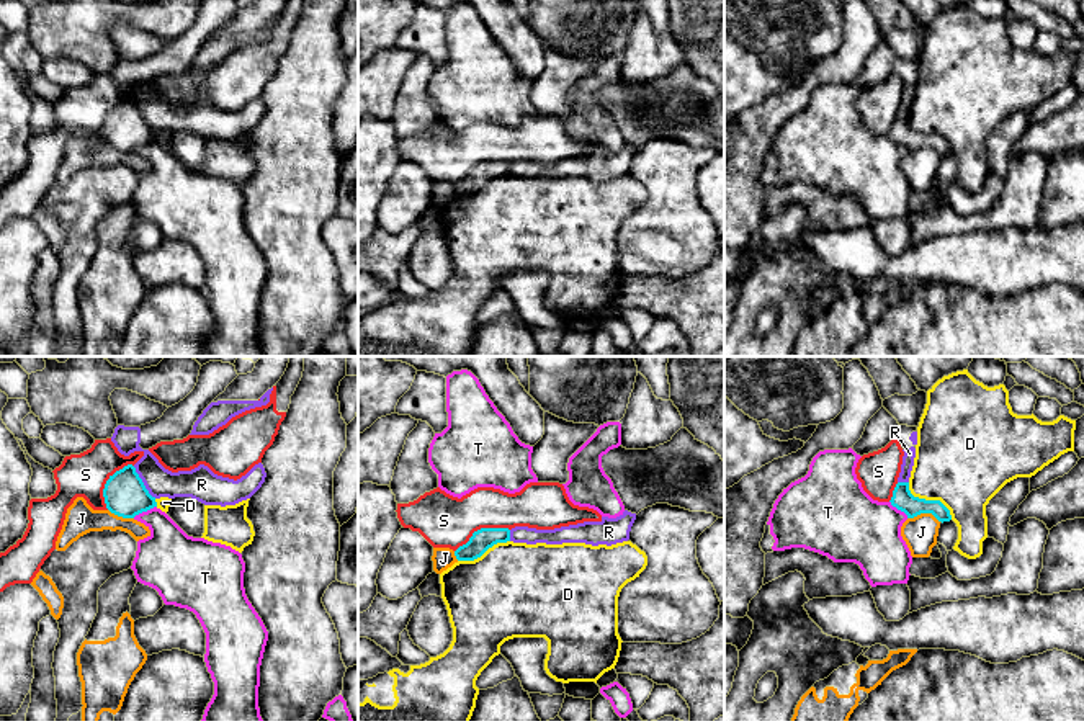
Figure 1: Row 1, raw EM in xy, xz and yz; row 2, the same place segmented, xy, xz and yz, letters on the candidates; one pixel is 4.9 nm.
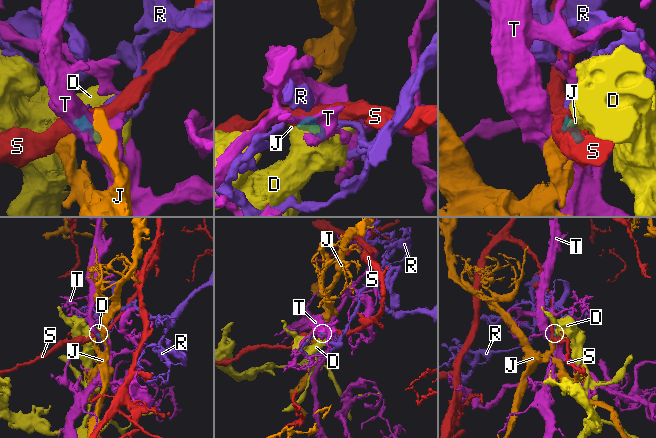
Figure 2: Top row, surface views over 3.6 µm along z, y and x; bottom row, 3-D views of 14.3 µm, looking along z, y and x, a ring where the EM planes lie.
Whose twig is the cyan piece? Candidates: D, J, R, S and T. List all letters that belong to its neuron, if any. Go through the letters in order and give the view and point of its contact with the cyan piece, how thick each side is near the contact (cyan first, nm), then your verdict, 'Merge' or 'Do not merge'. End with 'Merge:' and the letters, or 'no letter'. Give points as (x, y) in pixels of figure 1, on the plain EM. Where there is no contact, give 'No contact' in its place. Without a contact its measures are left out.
D: Touches cyan at yz (929, 134). Thickness 100 nm (cyan) against 440 nm. Do not merge
J: Touches cyan at yz (924, 146). Thickness 100 nm (cyan) against 160 nm. Do not merge
R: Touches cyan at xy (143, 116). Thickness 220 nm (cyan) against 140 nm. Merge
S: Touches cyan at xz (481, 162). Thickness 110 nm (cyan) against 260 nm. Do not merge
T: Touches cyan at xy (144, 144). Thickness 220 nm (cyan) against 280 nm. Do not merge
Merge: R

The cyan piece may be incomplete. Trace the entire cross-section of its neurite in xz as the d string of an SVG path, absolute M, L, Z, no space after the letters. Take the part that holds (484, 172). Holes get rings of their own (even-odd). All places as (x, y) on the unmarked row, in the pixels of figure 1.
M625 144L616 152L602 150L600 155L584 155L554 163L536 163L528 160L508 162L481 162L473 167L469 175L455 185L458 195L474 195L497 177L585 177L592 180L616 178L629 173L636 147Z

